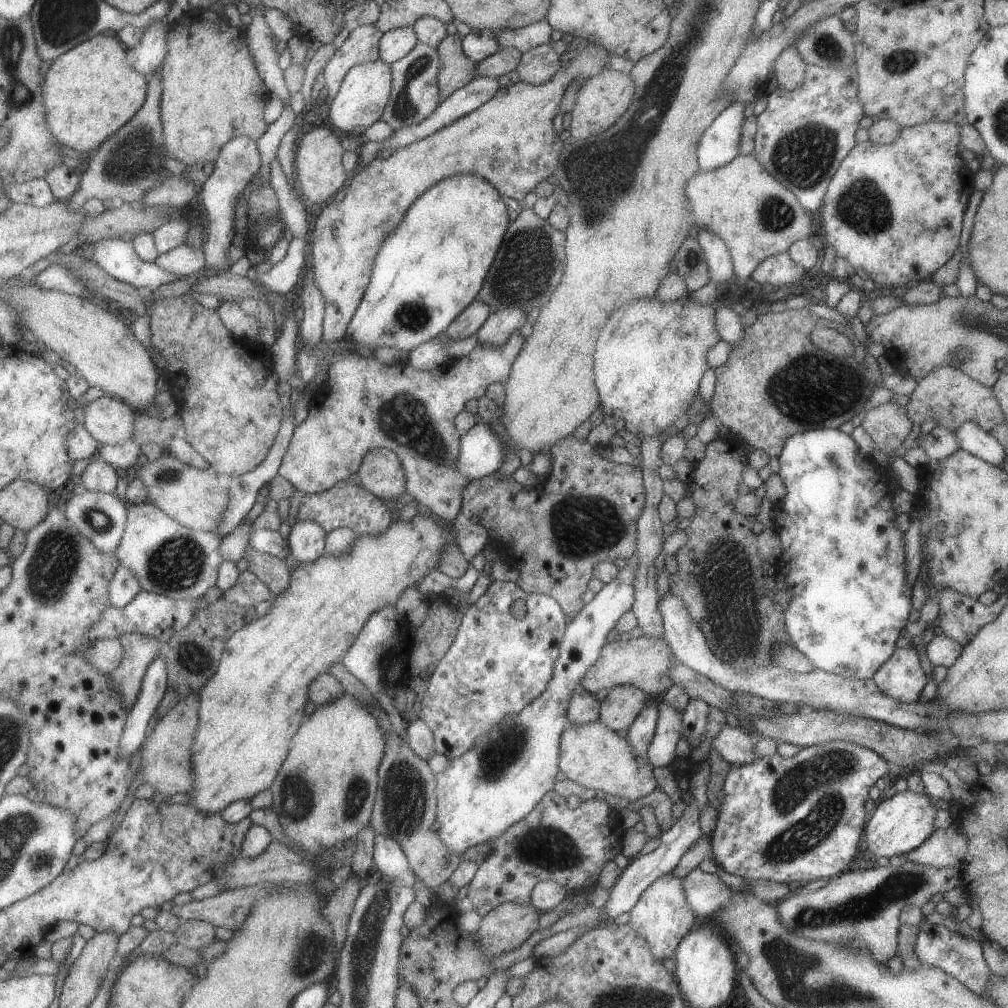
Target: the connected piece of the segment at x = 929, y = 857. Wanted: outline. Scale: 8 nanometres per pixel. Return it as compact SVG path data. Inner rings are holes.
M954 822L946 828L935 829L917 848L906 852L906 861L935 868L959 869L966 846L966 836L961 832L960 824Z

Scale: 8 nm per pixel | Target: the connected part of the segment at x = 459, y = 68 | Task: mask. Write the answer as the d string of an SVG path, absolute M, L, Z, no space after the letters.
M460 34L446 35L436 46L438 52L438 102L443 102L454 90L465 86L474 76L474 62L462 51Z

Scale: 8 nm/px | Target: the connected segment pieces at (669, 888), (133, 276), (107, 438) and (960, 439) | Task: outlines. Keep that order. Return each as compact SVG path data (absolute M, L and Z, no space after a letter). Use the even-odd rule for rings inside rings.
M672 872L663 874L655 878L649 886L647 886L639 896L637 903L633 906L630 913L630 926L638 937L643 938L649 946L651 955L659 961L663 961L667 957L673 956L675 948L685 934L689 933L697 924L696 915L690 910L689 904L686 902L685 894L682 888L682 880L673 875Z
M115 237L93 243L92 260L112 279L131 284L131 286L137 289L155 289L160 284L167 284L168 282L173 282L175 279L179 279L179 276L159 268L154 262L145 262L141 260L134 251L133 245L129 239Z
M107 393L87 403L83 426L99 445L122 445L132 440L137 413L125 403Z
M963 422L954 431L954 438L959 449L977 456L992 466L1002 467L1005 449L988 431L979 428L975 422Z

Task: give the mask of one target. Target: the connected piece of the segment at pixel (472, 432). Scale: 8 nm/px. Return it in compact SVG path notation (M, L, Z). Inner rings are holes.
M477 422L466 434L460 436L456 470L469 480L496 473L505 456L506 446L503 445L489 425Z

